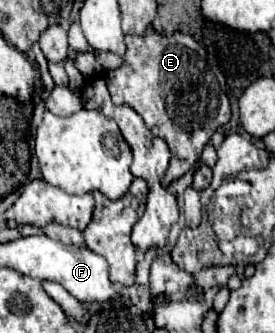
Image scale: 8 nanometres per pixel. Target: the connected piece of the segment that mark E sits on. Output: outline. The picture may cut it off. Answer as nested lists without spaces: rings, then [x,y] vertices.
[[[150,27],[140,37],[126,35],[124,41],[128,47],[124,63],[106,73],[106,85],[116,105],[130,105],[144,119],[146,127],[168,143],[170,167],[162,177],[162,187],[168,187],[198,163],[202,147],[218,127],[216,121],[230,121],[230,105],[228,117],[218,117],[220,101],[226,97],[226,81],[220,69],[210,67],[206,49],[190,35],[174,33],[164,37]]]

